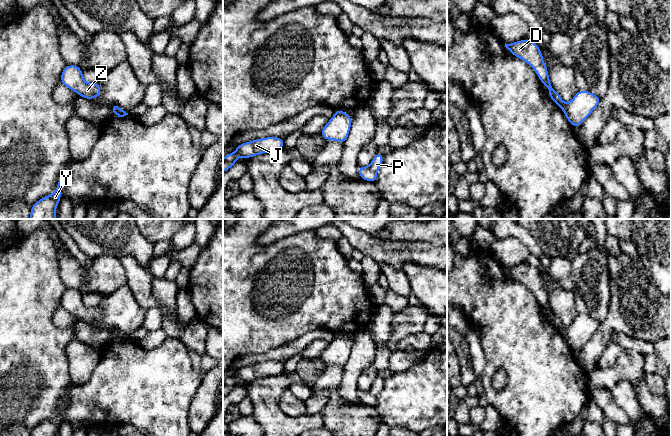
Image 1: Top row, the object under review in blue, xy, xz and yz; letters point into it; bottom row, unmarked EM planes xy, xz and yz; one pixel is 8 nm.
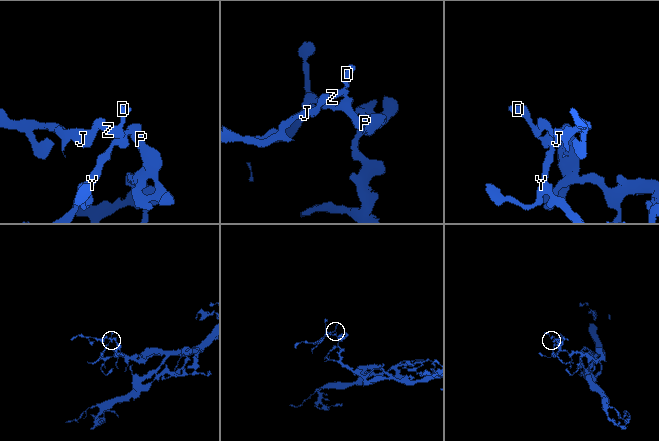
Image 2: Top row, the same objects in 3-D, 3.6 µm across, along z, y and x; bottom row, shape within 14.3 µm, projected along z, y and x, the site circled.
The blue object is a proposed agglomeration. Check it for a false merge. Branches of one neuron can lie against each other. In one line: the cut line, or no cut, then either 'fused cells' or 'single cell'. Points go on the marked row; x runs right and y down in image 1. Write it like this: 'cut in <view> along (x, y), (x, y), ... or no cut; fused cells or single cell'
cut in yz along (566, 104), (563, 110); fused cells

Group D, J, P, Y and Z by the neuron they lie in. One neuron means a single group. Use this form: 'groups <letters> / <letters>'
groups D J Z / P Y

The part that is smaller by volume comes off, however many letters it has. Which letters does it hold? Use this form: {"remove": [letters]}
{"remove": ["D", "J", "Z"]}

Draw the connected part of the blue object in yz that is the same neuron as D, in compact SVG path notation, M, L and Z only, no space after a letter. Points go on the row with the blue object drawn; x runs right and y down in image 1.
M523 39L510 44L505 43L505 47L517 58L527 62L536 72L541 83L549 90L548 96L564 111L566 104L560 94L552 87L548 75L547 66L544 63L542 52L535 42Z

